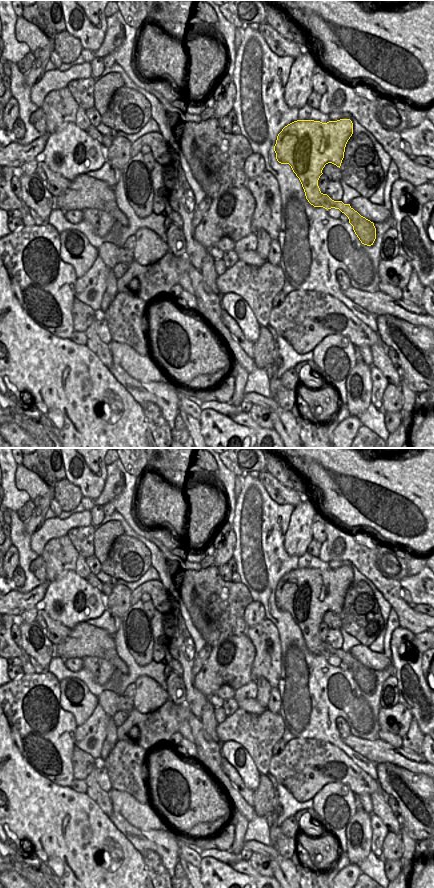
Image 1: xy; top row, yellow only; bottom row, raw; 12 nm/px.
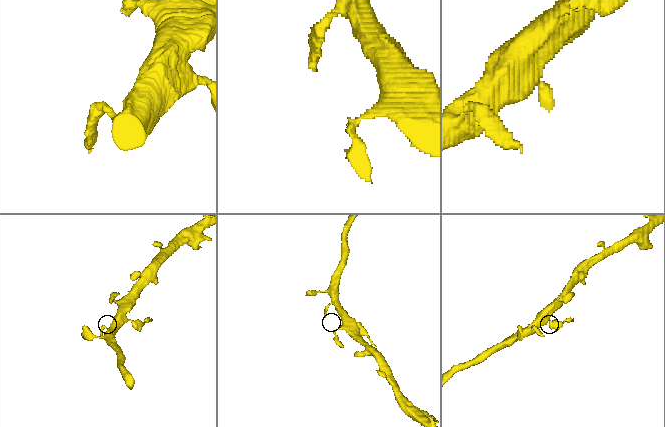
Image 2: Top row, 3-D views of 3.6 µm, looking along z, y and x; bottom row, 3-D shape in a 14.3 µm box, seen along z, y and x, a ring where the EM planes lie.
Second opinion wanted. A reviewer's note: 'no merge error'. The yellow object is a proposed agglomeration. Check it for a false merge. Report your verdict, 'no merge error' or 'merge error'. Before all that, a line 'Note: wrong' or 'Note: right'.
Note: wrong
merge error

